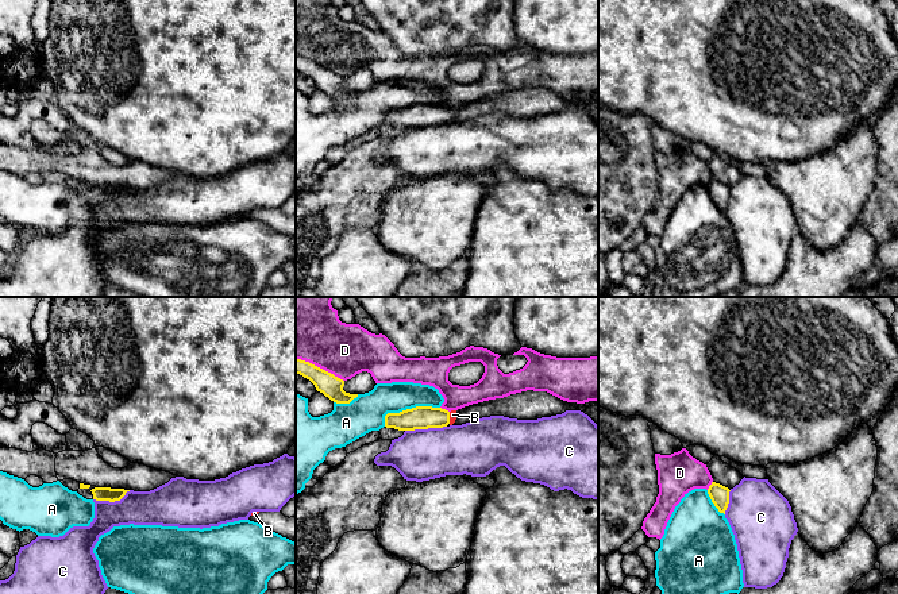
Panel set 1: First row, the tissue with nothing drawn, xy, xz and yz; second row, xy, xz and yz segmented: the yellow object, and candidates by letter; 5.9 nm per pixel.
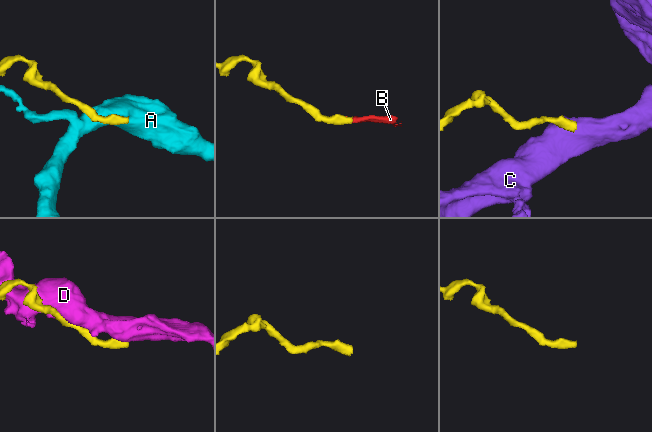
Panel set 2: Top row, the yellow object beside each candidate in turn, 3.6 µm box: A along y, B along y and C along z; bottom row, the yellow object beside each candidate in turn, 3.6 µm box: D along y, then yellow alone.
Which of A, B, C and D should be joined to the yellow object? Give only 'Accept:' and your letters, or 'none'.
Accept: B

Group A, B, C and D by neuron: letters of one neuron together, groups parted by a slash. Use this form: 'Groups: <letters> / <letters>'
Groups: A / B / C / D

